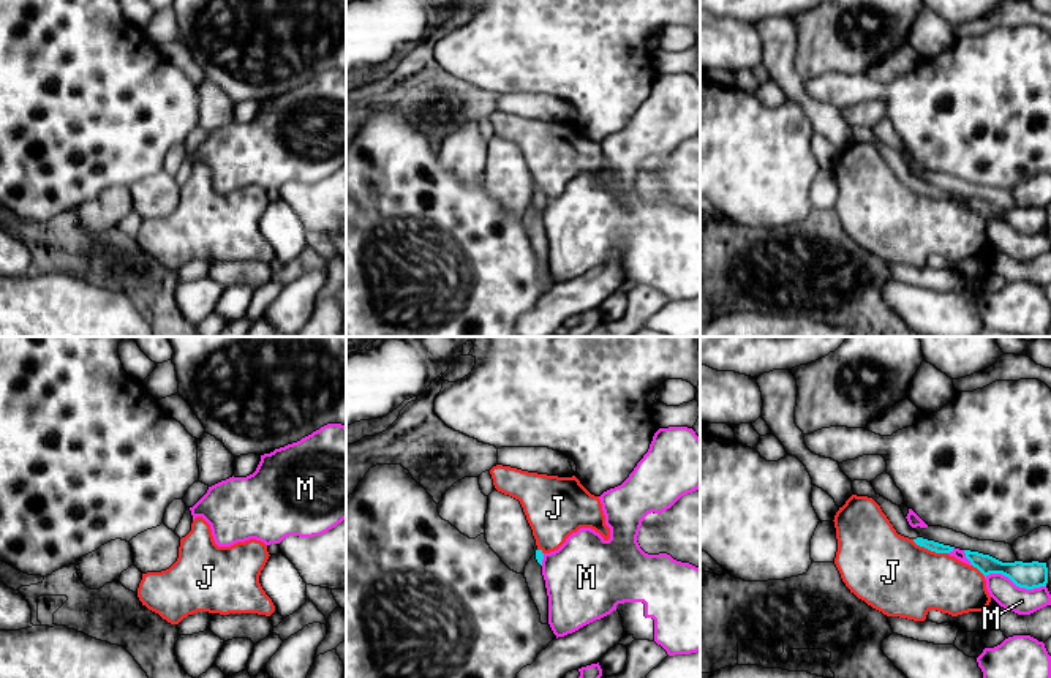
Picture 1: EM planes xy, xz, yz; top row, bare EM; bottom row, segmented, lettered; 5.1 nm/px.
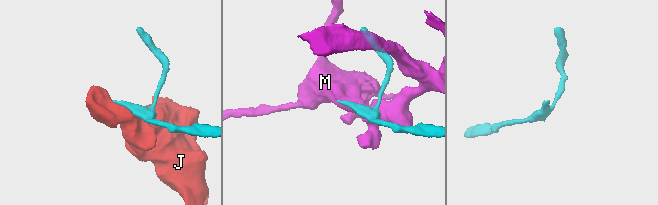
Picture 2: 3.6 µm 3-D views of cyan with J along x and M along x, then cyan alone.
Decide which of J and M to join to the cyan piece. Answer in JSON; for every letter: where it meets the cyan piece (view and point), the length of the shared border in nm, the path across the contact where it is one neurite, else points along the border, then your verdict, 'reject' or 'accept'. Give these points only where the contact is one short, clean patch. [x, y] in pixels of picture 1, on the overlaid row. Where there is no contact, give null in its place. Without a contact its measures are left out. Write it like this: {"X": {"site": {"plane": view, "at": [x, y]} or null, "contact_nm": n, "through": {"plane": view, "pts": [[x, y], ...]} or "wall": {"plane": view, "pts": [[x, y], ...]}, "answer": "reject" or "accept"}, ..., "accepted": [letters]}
{"J": {"site": {"plane": "yz", "at": [930, 549]}, "contact_nm": 200, "wall": {"plane": "yz", "pts": [[912, 539], [931, 550], [947, 553]]}, "answer": "reject"}, "M": {"site": {"plane": "yz", "at": [1015, 583]}, "contact_nm": 320, "answer": "reject"}, "accepted": []}

